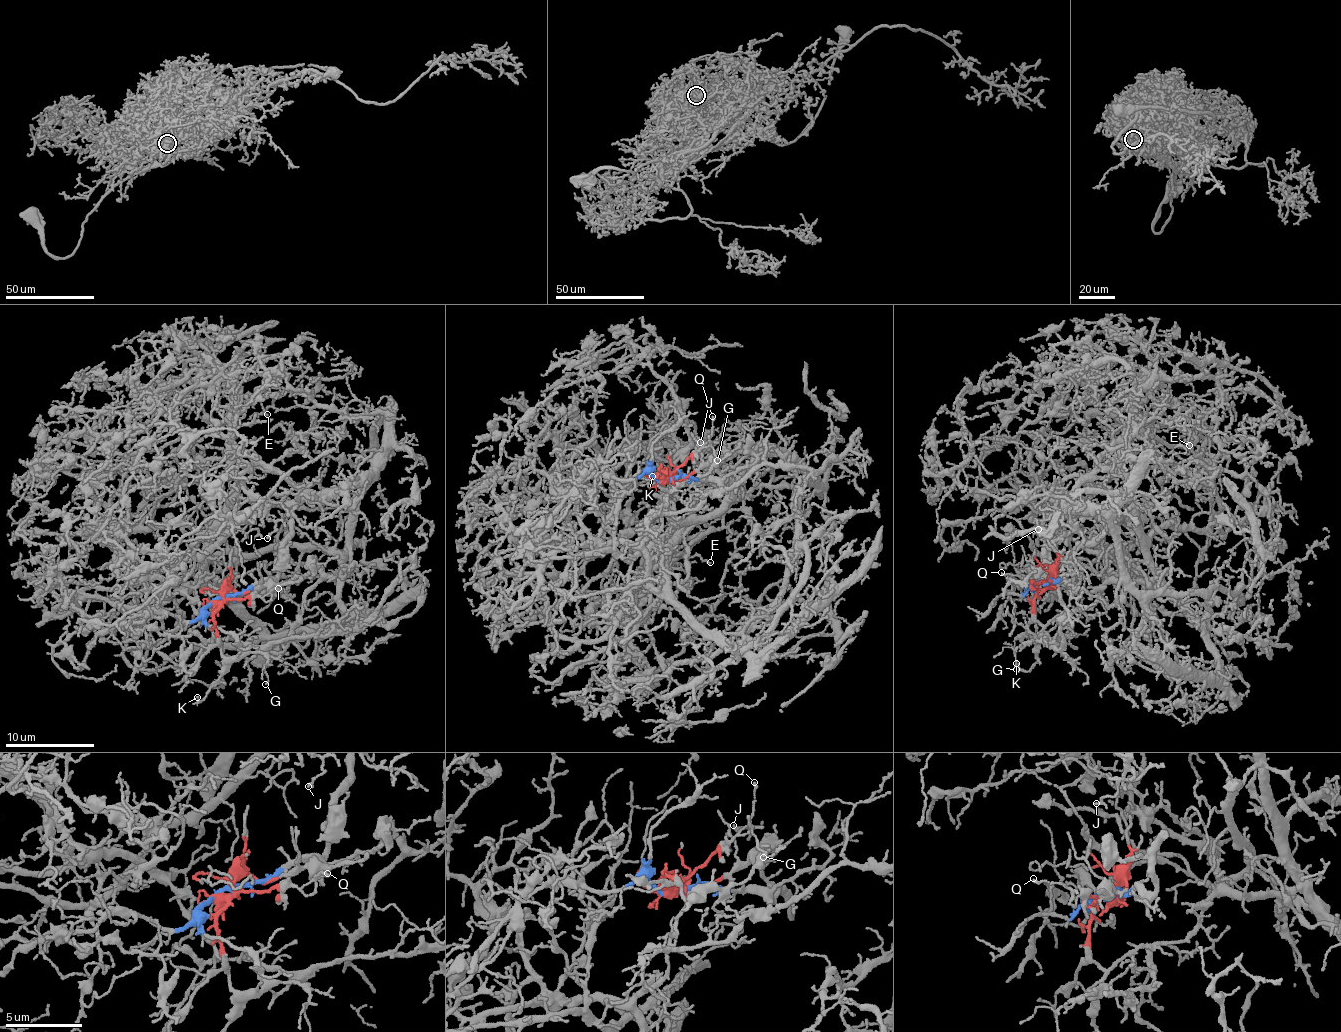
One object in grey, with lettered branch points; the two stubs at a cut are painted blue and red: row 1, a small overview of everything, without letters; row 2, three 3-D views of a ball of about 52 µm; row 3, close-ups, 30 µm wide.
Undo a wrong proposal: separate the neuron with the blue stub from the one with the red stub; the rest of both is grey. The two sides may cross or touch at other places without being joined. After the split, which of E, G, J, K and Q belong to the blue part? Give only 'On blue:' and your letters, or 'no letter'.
On blue: E, J

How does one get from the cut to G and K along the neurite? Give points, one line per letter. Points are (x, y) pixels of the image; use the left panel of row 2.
G: (217, 599), (215, 625), (221, 652), (226, 657), (264, 656), (265, 683)
K: (217, 599), (215, 625), (224, 674), (199, 701), (198, 696)

